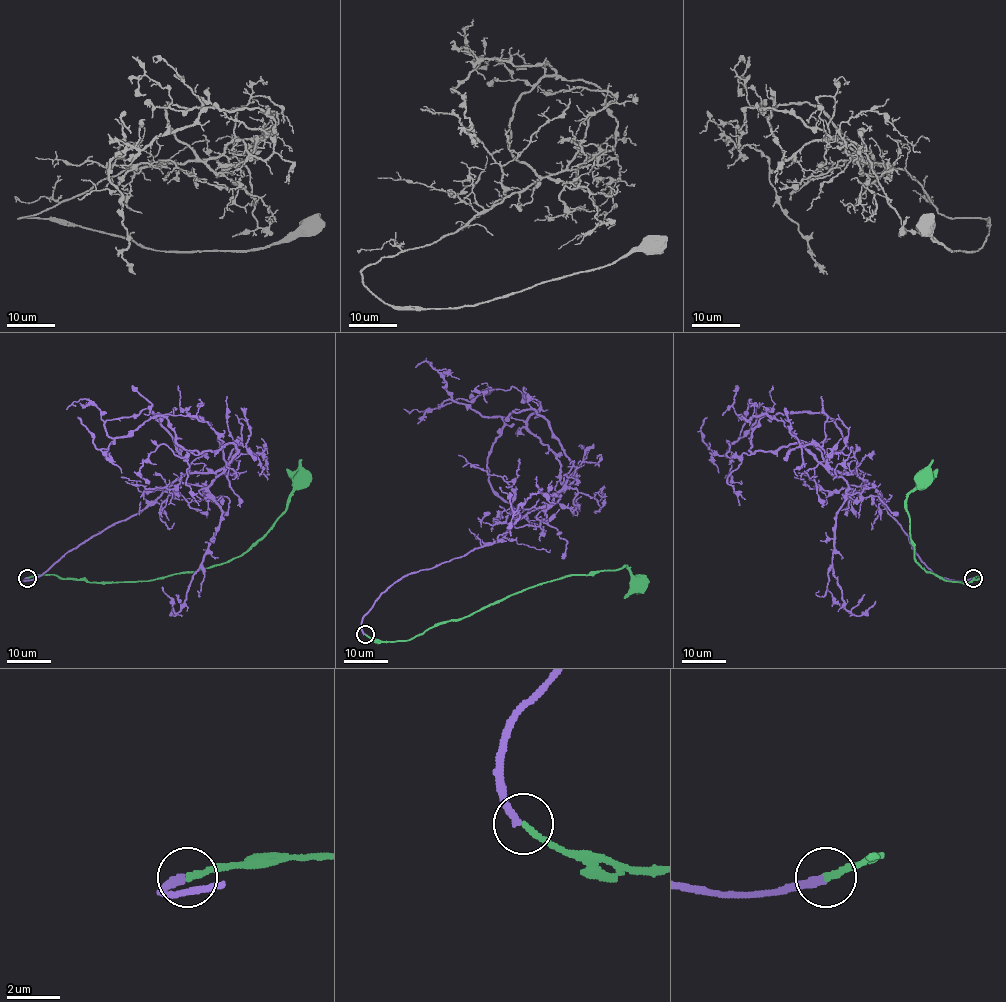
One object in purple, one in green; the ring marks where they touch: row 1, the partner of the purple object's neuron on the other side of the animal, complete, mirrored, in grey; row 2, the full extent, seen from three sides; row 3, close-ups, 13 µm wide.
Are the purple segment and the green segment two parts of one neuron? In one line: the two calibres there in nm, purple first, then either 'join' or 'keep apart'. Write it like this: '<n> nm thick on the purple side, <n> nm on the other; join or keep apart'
320 nm thick on the purple side, 240 nm on the other; join

